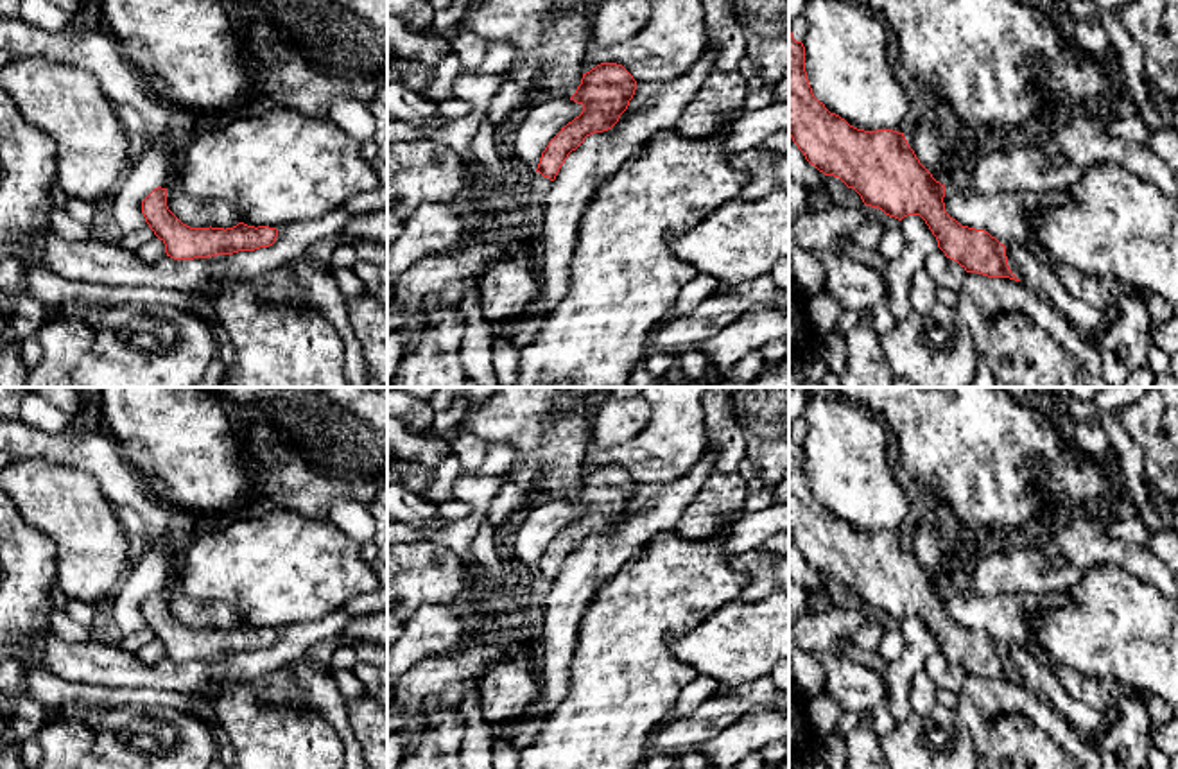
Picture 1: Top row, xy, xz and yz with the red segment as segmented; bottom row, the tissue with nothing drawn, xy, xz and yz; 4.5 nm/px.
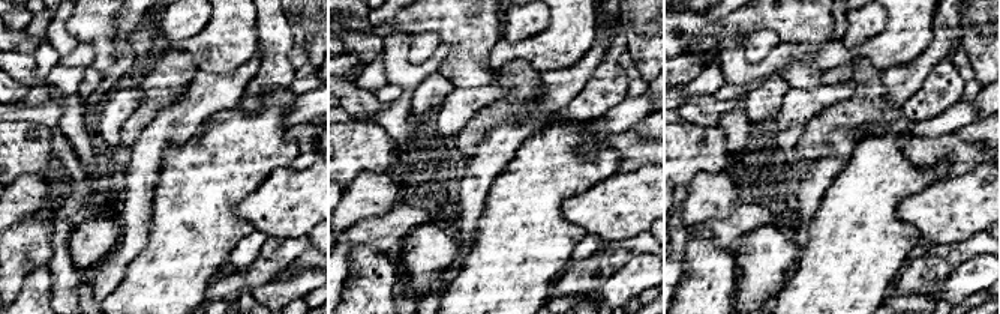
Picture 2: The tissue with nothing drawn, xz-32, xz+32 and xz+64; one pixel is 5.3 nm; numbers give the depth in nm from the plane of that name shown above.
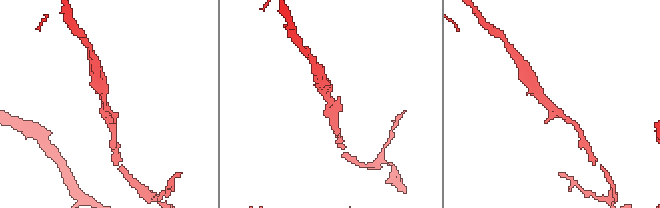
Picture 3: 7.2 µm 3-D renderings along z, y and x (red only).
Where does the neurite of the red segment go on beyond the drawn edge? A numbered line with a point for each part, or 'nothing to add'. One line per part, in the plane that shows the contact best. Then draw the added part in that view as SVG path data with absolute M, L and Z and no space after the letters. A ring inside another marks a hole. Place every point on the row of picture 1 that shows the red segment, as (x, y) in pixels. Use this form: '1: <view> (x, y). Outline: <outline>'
nothing to add

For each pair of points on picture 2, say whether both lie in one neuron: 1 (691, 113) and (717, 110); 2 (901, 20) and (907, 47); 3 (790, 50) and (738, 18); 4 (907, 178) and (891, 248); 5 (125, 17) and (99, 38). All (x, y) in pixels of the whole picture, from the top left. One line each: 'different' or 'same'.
1: same
2: same
3: different
4: same
5: different

